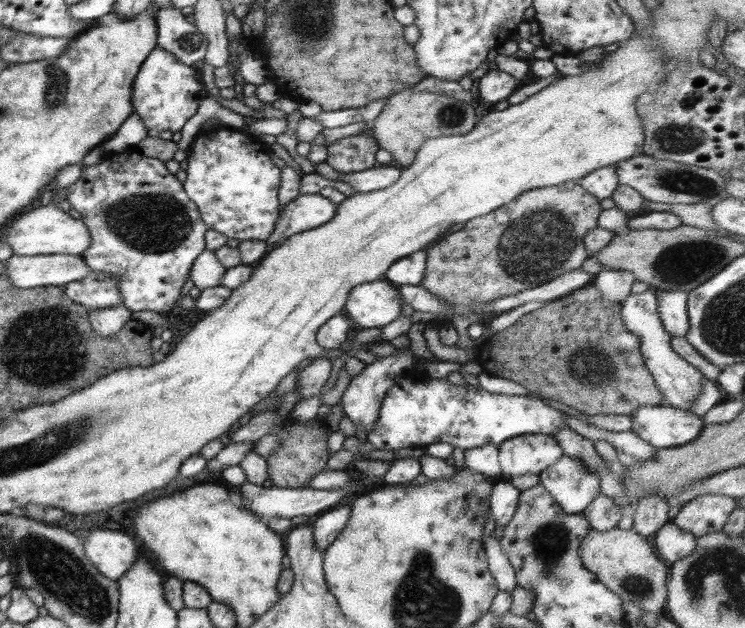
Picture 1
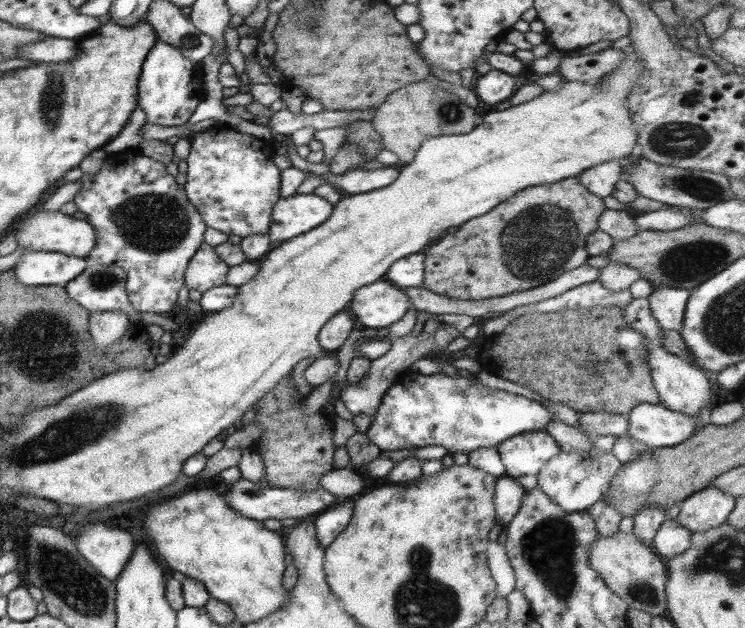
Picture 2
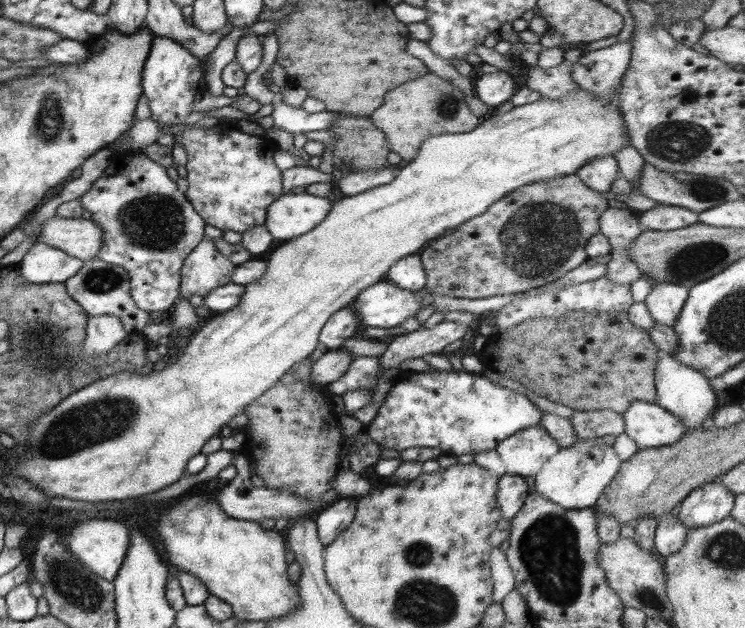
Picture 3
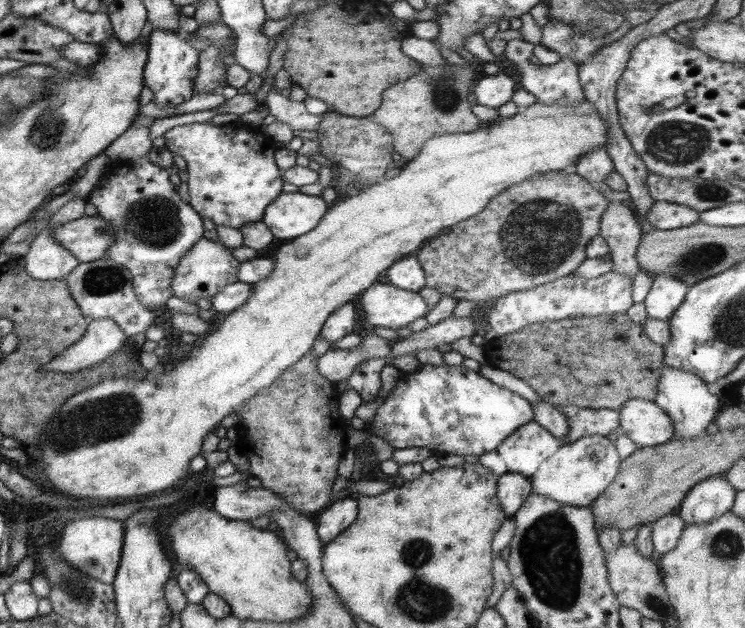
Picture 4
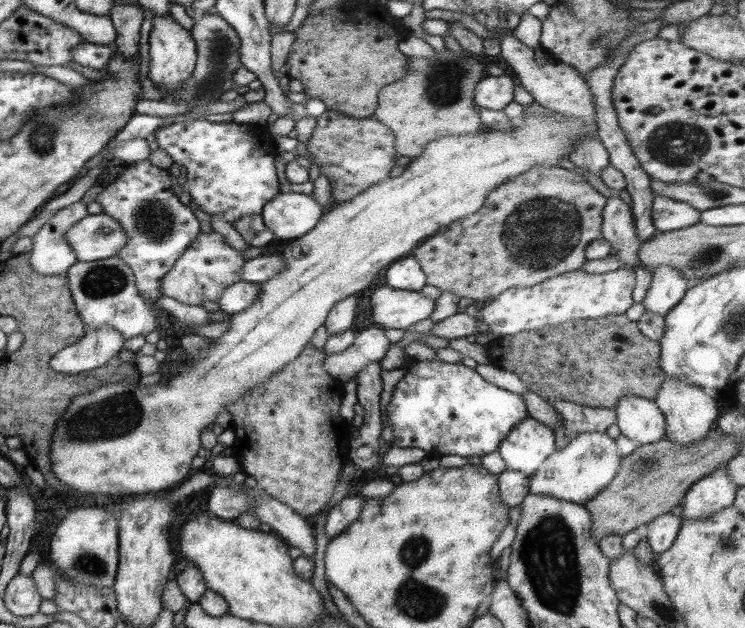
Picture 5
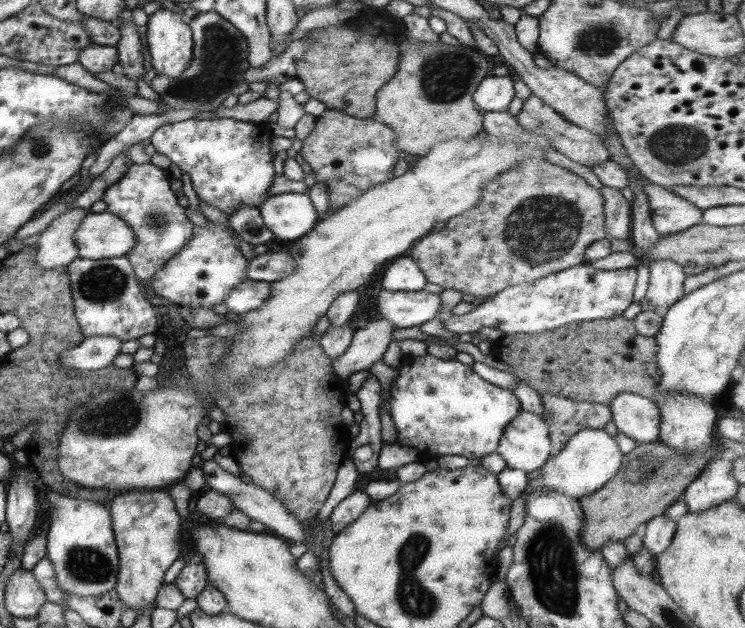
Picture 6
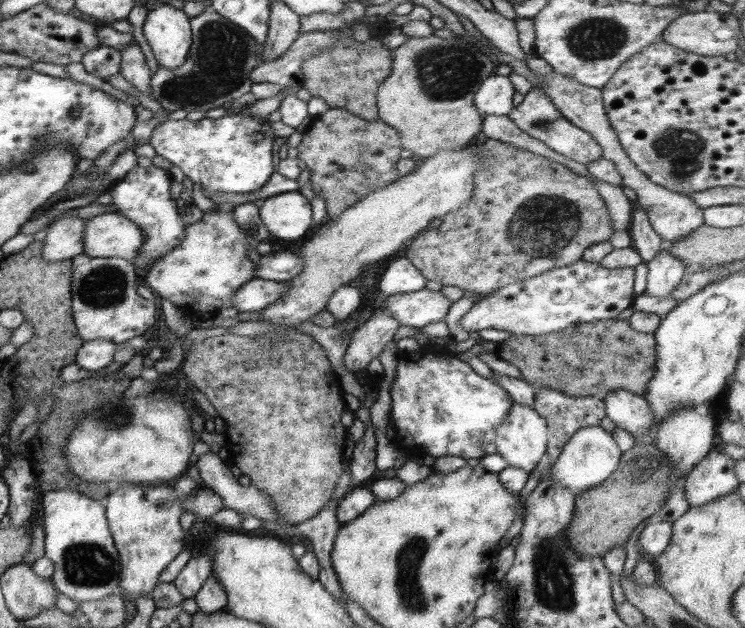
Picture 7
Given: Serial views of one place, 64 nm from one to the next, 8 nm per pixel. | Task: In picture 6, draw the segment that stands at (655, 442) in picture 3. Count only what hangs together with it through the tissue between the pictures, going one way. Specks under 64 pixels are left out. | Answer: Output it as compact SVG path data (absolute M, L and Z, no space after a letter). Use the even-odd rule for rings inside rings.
M619 391L608 405L616 432L638 444L657 440L660 417L654 400Z

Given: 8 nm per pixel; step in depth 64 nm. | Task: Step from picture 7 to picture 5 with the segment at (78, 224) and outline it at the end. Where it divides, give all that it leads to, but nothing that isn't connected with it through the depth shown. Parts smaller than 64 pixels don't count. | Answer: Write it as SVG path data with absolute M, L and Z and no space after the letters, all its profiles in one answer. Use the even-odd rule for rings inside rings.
M79 200L59 209L32 237L29 266L41 275L65 275L76 262L73 249L65 240L66 230L87 215L86 206Z

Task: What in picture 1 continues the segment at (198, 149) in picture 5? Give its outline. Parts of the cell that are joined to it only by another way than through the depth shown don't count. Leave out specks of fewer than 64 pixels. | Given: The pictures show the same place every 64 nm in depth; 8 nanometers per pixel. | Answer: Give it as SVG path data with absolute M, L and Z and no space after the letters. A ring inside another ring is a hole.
M236 129L202 131L193 139L184 156L187 176L182 188L208 229L240 241L264 241L271 234L278 217L280 169L269 159L270 153L268 146L255 140L255 136Z

